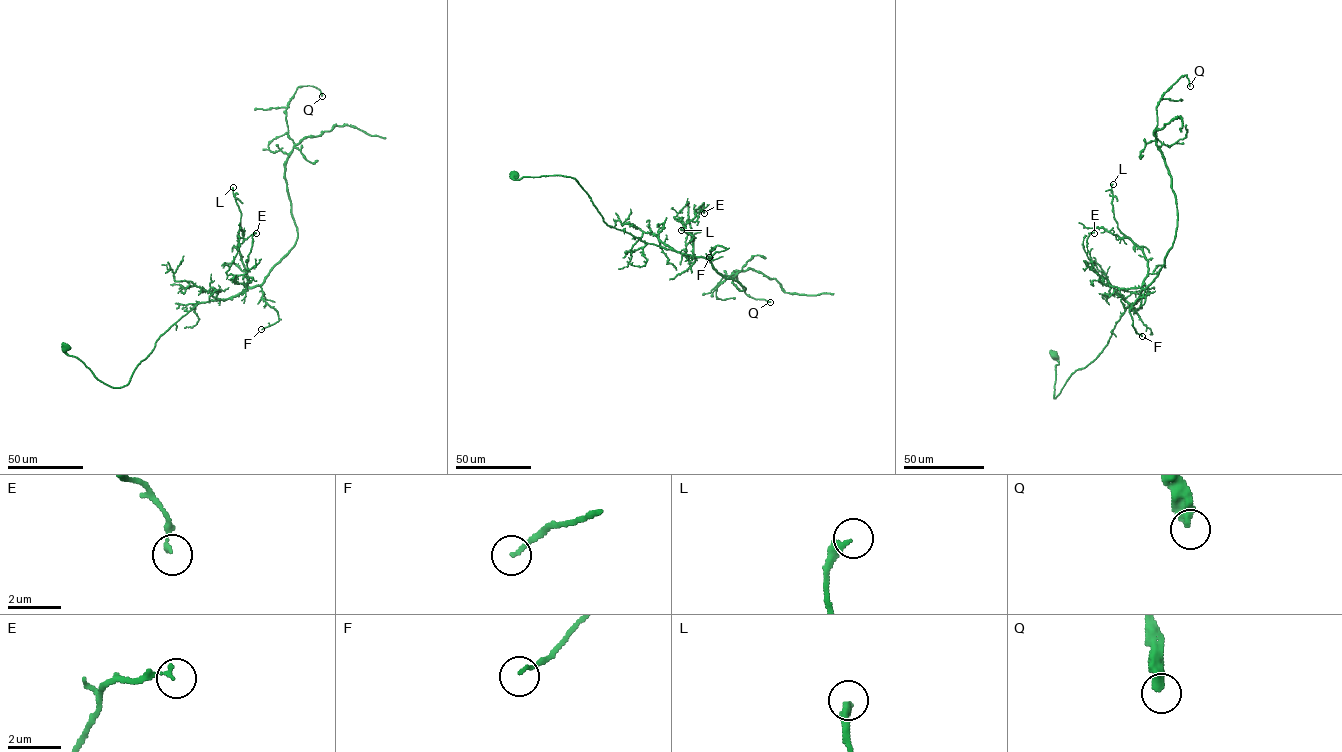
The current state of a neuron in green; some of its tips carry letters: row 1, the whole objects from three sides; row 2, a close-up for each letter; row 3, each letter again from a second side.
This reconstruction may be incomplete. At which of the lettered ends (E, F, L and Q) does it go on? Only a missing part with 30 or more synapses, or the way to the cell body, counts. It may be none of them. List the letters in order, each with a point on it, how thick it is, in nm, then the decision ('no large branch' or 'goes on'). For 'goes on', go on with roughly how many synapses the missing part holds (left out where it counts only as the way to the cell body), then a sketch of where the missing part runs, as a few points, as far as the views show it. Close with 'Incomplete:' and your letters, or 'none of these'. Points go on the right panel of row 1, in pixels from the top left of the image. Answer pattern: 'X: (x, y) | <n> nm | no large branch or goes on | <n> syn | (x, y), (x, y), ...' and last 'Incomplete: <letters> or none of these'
E: (1094, 233) | 140 nm | no large branch
F: (1142, 336) | 120 nm | no large branch
L: (1113, 184) | 280 nm | no large branch
Q: (1190, 86) | 360 nm | no large branch
Incomplete: none of these

